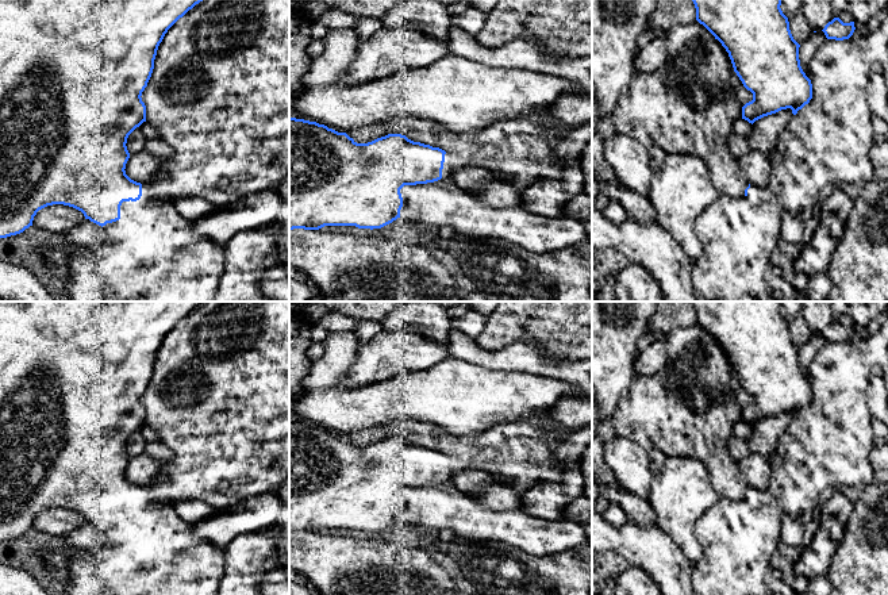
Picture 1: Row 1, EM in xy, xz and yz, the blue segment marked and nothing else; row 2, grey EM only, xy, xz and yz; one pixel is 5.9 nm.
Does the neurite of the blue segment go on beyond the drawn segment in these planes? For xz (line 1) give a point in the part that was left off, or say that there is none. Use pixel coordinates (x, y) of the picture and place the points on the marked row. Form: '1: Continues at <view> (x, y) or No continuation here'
1: Continues at xz (448, 171)

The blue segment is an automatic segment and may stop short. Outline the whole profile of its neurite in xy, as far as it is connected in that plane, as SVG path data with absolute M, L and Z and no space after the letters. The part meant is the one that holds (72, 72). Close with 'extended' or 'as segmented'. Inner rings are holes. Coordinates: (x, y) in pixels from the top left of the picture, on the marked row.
M0 0L0 238L23 233L36 212L64 204L81 211L104 234L100 246L80 246L69 256L66 291L72 302L212 302L224 269L224 247L193 231L193 220L181 216L172 201L151 199L146 185L126 174L128 135L146 122L142 92L154 69L159 43L168 30L203 0Z | extended

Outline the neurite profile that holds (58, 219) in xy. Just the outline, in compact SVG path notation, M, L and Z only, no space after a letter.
M64 204L47 206L36 212L32 226L64 235L85 219L84 214L73 207Z

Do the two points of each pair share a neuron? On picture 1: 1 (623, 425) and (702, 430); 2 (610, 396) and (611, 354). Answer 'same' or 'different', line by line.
1: same
2: same

